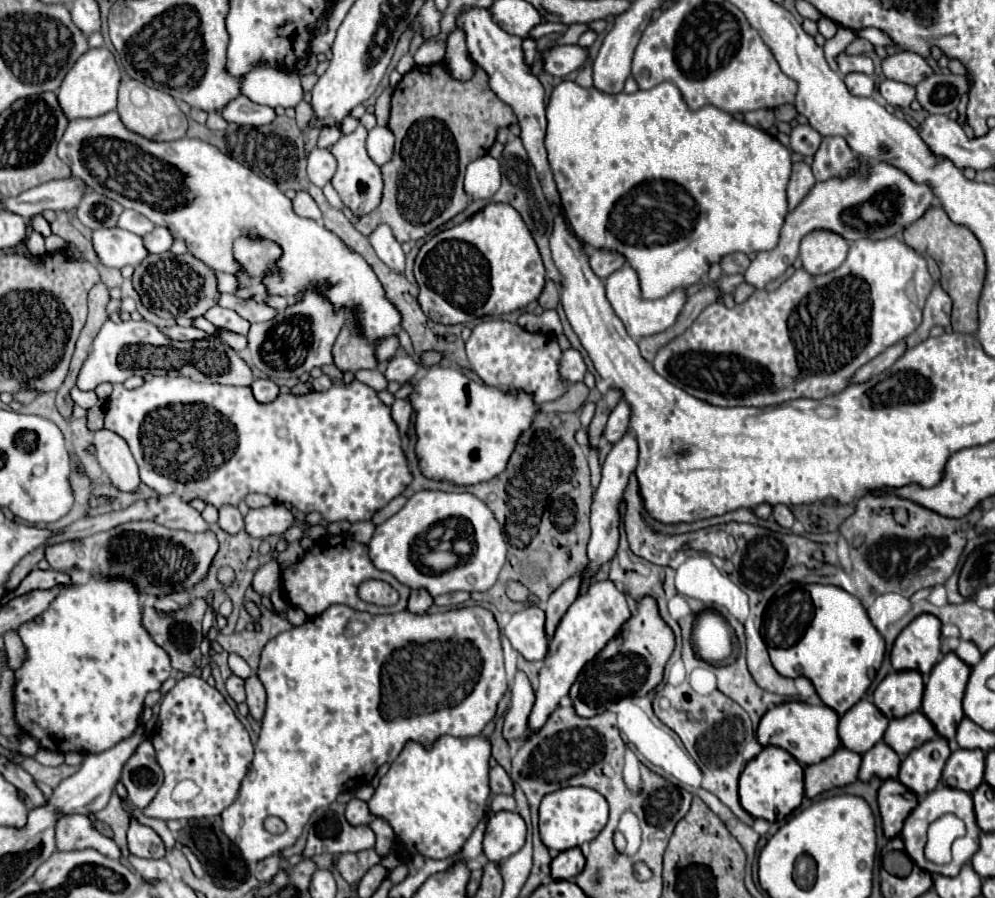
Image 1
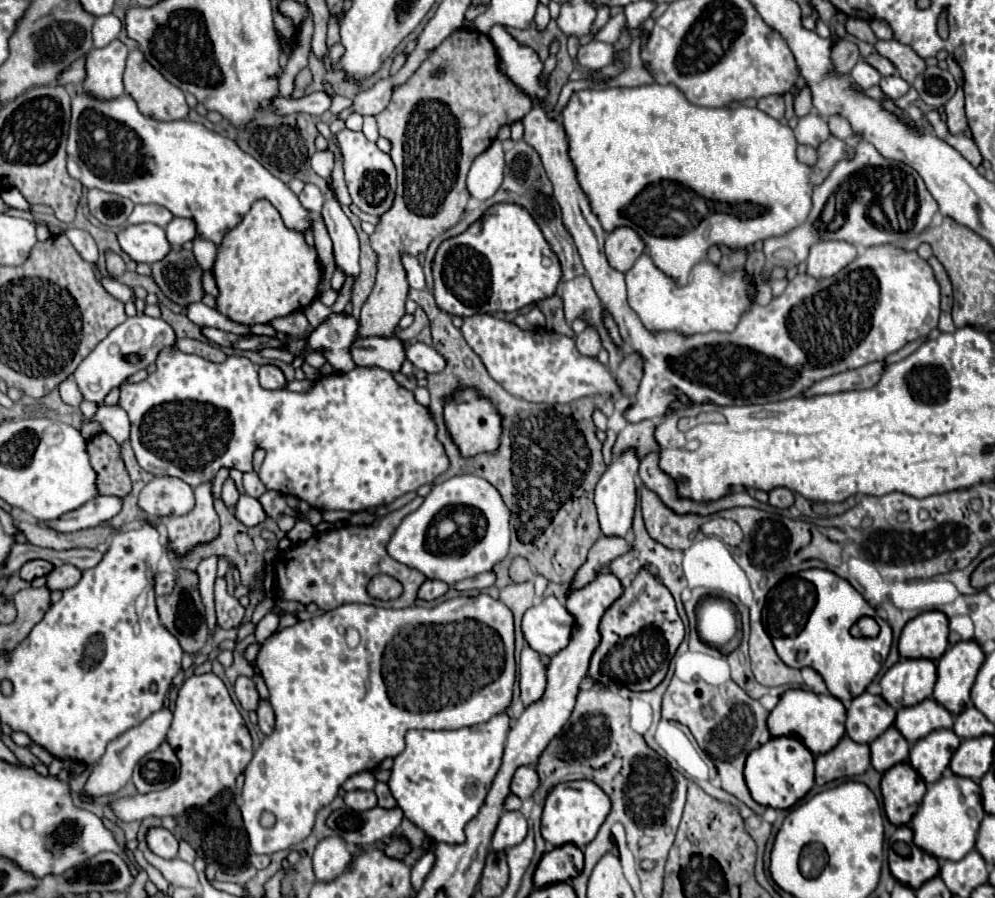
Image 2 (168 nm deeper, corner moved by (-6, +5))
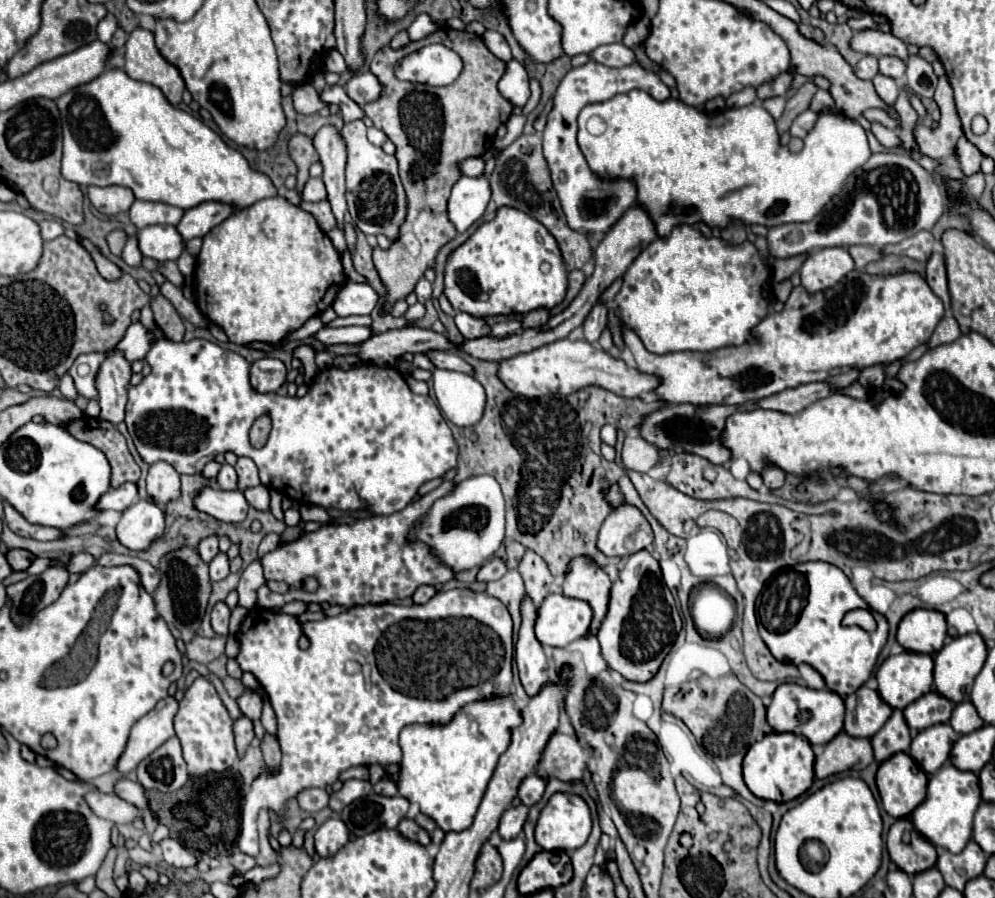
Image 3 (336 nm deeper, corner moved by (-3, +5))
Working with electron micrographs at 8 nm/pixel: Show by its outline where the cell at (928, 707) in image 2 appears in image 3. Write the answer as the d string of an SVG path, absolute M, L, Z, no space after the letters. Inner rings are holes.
M928 692L926 696L918 698L914 704L908 704L904 708L904 718L906 724L912 730L924 730L934 724L944 724L952 716L952 704L938 692Z

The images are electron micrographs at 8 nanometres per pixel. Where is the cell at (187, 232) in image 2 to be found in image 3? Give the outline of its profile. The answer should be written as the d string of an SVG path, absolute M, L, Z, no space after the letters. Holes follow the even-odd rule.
M204 202L196 208L190 208L184 212L182 220L178 222L176 230L184 240L196 238L196 236L204 236L208 234L214 226L218 226L220 222L224 222L230 214L234 212L234 208L220 204L220 202Z

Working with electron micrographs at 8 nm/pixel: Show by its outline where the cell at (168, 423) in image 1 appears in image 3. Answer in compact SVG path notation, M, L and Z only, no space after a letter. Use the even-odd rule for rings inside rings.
M162 338L158 340L148 356L146 356L146 362L150 364L152 372L148 376L144 376L144 380L138 384L138 386L132 386L128 390L128 406L126 406L126 426L128 426L128 432L136 444L136 450L138 454L142 456L142 460L146 464L154 464L154 462L168 462L170 466L174 466L174 470L178 474L200 474L202 468L212 462L218 454L226 454L226 452L234 452L238 458L240 456L246 456L246 458L252 458L258 472L260 472L260 482L270 488L270 490L276 490L276 492L282 492L284 496L292 498L292 500L300 500L300 502L306 502L306 504L316 504L316 506L322 506L322 508L334 508L334 510L358 510L358 508L366 508L374 514L394 514L398 510L402 510L404 506L408 506L412 502L412 498L416 496L418 488L428 482L428 480L434 480L434 478L440 478L444 476L448 470L456 468L456 456L458 456L458 446L452 438L452 432L442 416L442 412L438 410L438 406L432 402L430 396L418 396L414 394L406 380L402 378L402 374L394 368L384 368L384 366L374 366L374 364L362 364L358 368L352 368L348 372L340 370L340 368L326 368L322 370L314 384L310 386L308 394L302 396L302 398L296 398L296 396L282 396L278 392L256 392L252 386L250 386L250 364L246 358L242 358L240 354L232 352L232 350L224 350L220 348L218 344L214 342L208 342L208 340L190 340L190 342L172 342L168 338ZM268 414L270 420L272 420L272 432L270 432L270 438L266 442L266 450L256 450L250 446L248 442L248 430L250 426L254 424L256 418Z

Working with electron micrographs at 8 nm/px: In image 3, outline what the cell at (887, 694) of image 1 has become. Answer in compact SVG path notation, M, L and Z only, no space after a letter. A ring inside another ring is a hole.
M902 652L888 656L876 672L878 694L892 708L906 708L932 690L934 662L928 654Z

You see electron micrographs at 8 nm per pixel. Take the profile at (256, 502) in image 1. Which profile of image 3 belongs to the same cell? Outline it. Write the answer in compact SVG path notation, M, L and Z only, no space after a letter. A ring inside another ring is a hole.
M238 458L236 462L236 474L238 474L238 490L244 492L246 488L258 486L260 478L258 478L258 468L250 458Z

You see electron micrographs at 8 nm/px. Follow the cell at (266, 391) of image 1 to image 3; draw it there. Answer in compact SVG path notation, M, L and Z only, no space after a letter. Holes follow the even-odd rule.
M276 358L256 360L250 368L252 388L258 392L276 392L286 380L286 366Z

